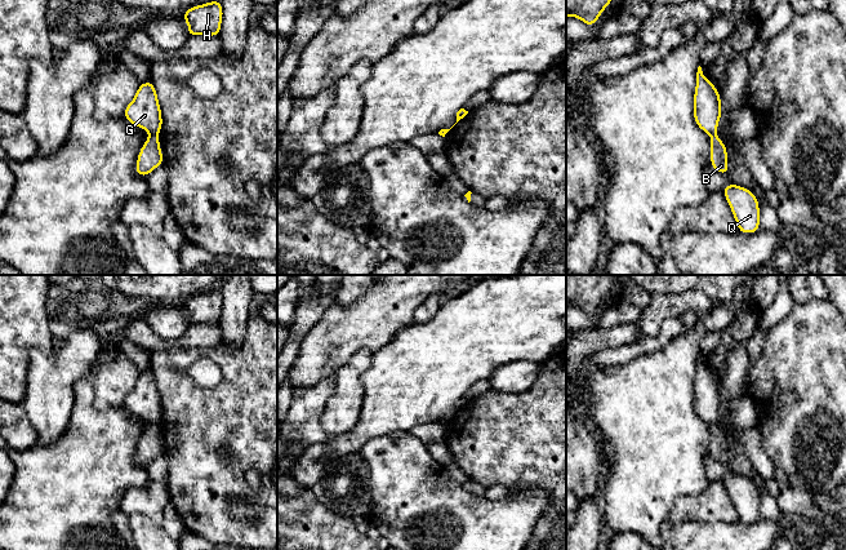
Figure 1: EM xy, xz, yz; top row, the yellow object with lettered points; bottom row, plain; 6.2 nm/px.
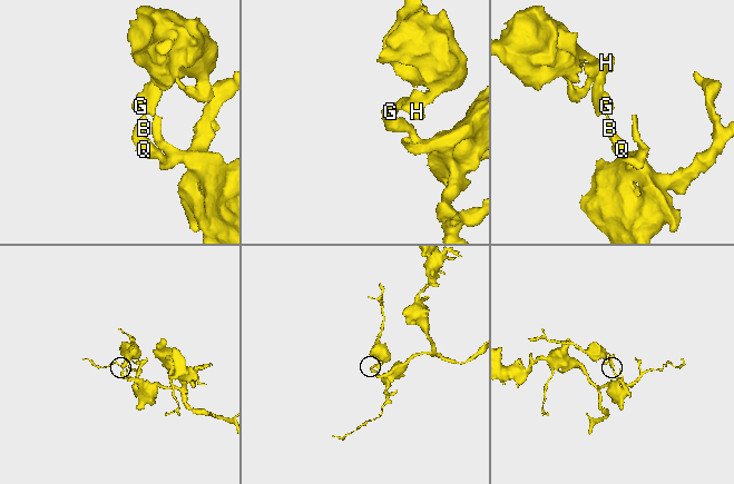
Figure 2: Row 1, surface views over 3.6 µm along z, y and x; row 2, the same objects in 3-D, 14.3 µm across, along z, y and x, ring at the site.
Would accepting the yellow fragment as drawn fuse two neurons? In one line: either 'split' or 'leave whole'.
split

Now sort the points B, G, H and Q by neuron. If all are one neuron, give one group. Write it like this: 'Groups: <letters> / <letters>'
Groups: B Q / G H

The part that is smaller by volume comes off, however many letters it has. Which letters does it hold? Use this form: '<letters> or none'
G, H

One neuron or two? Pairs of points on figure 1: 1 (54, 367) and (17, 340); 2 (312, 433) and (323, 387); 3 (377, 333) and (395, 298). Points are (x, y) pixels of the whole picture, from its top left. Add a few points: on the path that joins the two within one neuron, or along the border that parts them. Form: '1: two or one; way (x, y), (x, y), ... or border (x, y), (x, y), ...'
1: two; border (54, 340), (48, 353), (30, 351), (25, 380)
2: one; way (312, 421), (314, 399)
3: one; way (377, 324), (377, 318), (387, 307)

